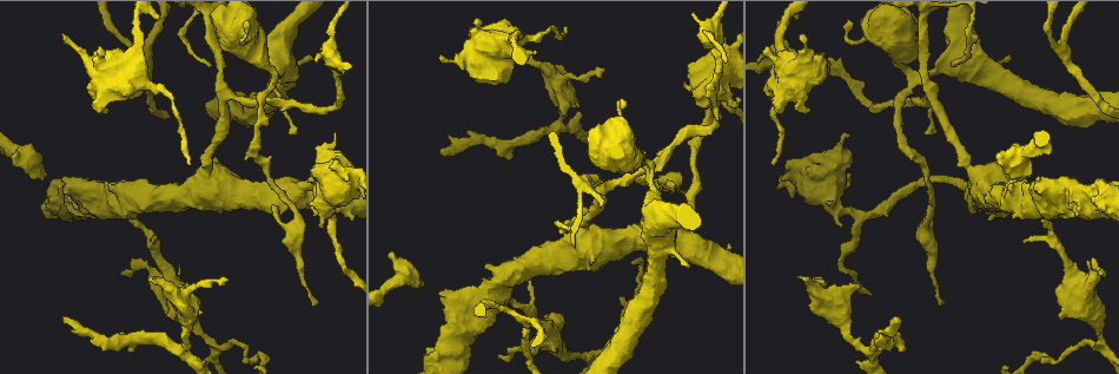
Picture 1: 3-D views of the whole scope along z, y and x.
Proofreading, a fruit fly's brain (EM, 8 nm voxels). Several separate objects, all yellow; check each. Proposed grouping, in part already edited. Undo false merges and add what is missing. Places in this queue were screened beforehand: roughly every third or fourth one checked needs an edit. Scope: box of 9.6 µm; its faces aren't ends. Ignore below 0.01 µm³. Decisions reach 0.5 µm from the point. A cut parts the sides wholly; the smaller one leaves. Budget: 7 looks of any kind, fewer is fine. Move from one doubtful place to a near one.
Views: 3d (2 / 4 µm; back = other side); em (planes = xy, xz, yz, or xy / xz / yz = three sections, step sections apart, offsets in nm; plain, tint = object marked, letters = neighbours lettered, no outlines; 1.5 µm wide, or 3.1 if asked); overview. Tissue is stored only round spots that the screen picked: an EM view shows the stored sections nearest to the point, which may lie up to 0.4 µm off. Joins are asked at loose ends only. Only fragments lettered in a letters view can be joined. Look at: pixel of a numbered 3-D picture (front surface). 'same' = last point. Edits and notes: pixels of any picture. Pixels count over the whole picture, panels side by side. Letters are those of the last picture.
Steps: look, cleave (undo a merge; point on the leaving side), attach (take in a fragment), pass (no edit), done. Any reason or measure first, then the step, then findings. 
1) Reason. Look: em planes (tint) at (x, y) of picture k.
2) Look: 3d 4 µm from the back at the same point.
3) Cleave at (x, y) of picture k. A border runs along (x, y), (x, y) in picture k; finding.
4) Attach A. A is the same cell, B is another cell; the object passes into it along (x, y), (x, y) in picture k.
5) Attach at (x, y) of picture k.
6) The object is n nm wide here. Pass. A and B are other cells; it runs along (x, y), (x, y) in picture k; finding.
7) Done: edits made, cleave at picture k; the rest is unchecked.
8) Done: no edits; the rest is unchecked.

Calibre changes. Look: 3d 4 µm at (651, 169) of picture 1.

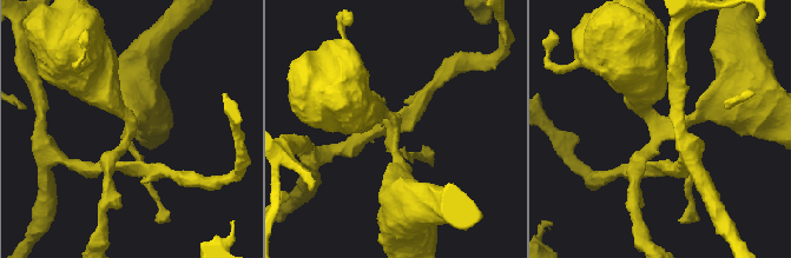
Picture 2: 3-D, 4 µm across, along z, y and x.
Now the EM. Look: em planes (letters) at (127, 134) of picture 2.

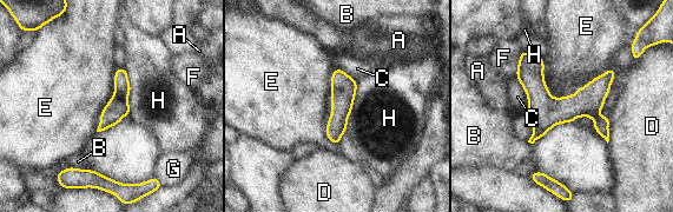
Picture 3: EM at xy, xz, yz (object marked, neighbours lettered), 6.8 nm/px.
The longest contact is with E, 500 nm. Pass. A, B, C, D, E, F, G and H are other cells; a border runs along (541, 58), (554, 97), (614, 67) in picture 3; one neuron here.

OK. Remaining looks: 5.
Calibre changes. Look: em planes (letters) at (583, 233) of picture 1.

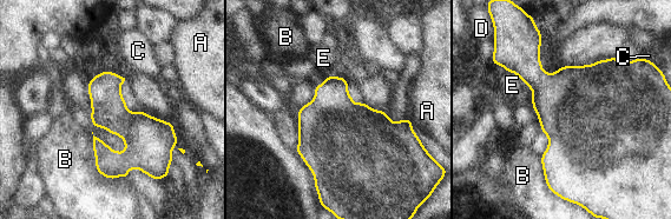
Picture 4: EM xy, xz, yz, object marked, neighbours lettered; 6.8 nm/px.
The object is 240 nm wide here. Pass. A, B, C, D and E are other cells; a border runs along (91, 133), (94, 167), (127, 179) in picture 4; continuous, no second neuron.

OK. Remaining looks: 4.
An open end. Look: em planes (tint) at (63, 319) of picture 1.

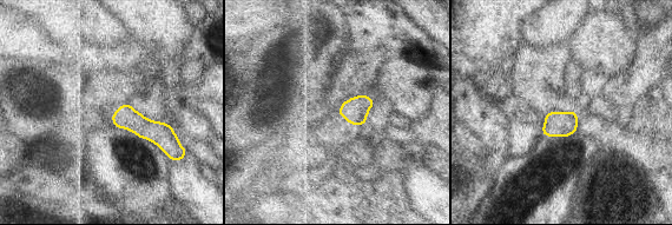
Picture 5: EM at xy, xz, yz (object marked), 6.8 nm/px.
See the neighbours. Look: em planes (letters) at the same point.

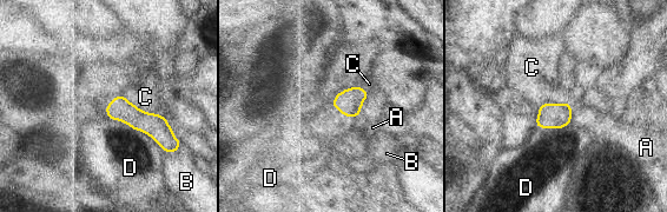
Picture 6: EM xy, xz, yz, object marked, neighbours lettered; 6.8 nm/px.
Pass. A, B, C and D are other cells; no lettered fragment goes on from it.

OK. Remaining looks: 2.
Done: no edits; the rest is unchecked.

